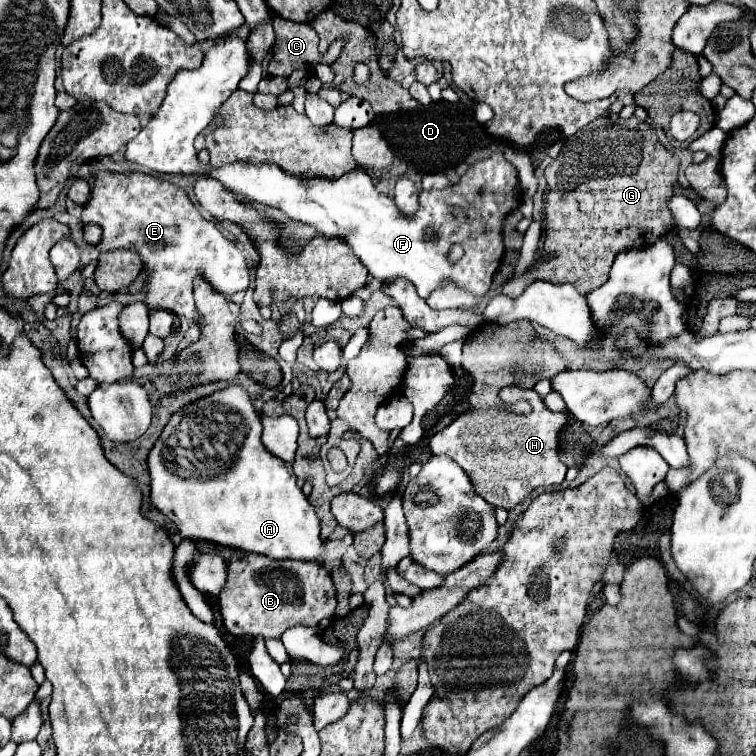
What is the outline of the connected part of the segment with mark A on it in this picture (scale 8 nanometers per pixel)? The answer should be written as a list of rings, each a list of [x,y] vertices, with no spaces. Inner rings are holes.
[[[227,387],[223,391],[217,391],[209,397],[203,397],[187,407],[183,407],[181,411],[177,411],[169,423],[165,425],[161,437],[157,439],[155,447],[151,449],[149,453],[149,473],[151,473],[151,503],[163,513],[167,515],[179,529],[179,533],[185,537],[185,539],[195,539],[195,541],[213,541],[213,543],[219,543],[223,547],[233,547],[233,549],[241,549],[241,551],[247,551],[247,553],[259,553],[259,555],[265,555],[269,559],[293,559],[293,561],[317,561],[321,555],[323,555],[323,539],[319,535],[319,517],[313,509],[313,505],[309,503],[307,495],[301,491],[301,487],[297,487],[297,477],[293,475],[291,471],[291,465],[281,461],[279,457],[271,455],[263,443],[261,443],[261,419],[257,417],[253,405],[251,405],[251,399],[249,395],[241,389],[241,387]]]

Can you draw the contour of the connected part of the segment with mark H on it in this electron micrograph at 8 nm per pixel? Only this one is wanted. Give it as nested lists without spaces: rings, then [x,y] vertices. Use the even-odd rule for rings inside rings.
[[[531,399],[528,402],[533,411],[527,417],[519,417],[507,409],[473,409],[459,415],[459,419],[455,419],[451,425],[447,425],[443,431],[439,431],[429,439],[431,453],[447,455],[453,461],[457,461],[457,465],[461,465],[461,469],[465,469],[465,473],[473,481],[477,493],[493,507],[513,509],[537,485],[559,485],[565,479],[567,467],[557,457],[557,441],[559,441],[559,431],[567,423],[567,415],[549,411],[541,399]]]

